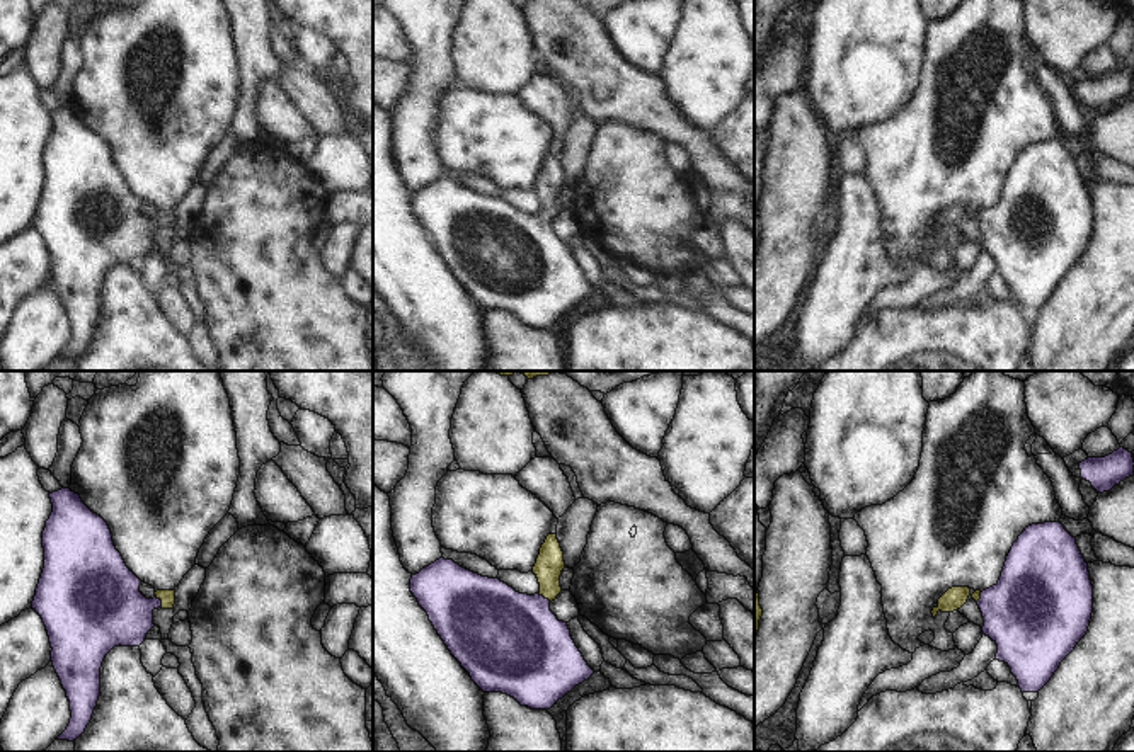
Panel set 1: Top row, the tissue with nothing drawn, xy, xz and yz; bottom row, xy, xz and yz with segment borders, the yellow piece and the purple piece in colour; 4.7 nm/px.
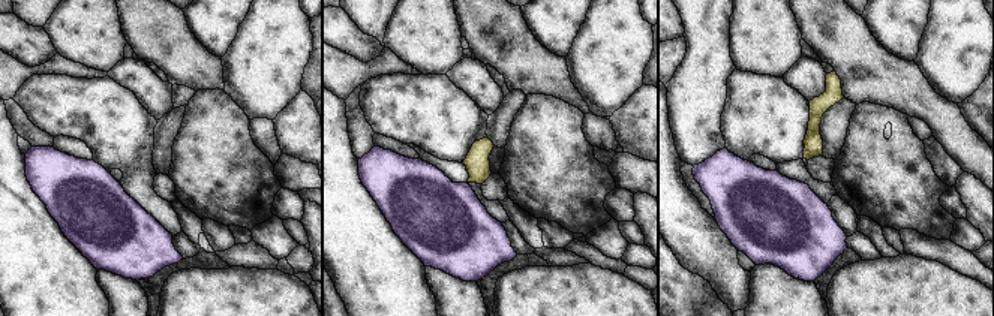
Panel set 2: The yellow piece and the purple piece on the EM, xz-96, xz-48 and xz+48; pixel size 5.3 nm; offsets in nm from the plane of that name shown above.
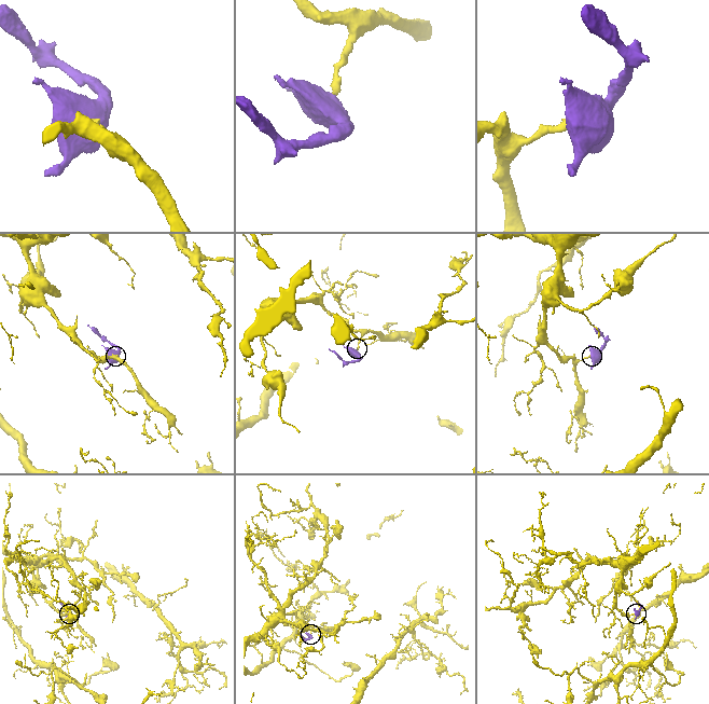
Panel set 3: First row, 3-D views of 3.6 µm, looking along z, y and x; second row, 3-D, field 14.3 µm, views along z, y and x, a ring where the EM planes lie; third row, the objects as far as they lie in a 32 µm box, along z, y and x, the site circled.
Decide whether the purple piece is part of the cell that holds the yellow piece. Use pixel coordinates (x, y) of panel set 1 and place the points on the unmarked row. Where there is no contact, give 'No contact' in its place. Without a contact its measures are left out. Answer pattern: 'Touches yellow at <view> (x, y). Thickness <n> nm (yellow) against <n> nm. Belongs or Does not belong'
Touches yellow at xy (160, 218). Thickness 70 nm (yellow) against 340 nm. Belongs.

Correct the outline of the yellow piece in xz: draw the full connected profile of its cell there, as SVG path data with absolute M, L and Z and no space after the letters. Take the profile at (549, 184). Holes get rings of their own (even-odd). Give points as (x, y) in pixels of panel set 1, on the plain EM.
M548 153L533 185L540 211L519 213L499 197L473 192L453 179L439 177L410 197L410 211L427 231L451 274L484 311L502 311L531 328L550 328L594 289L576 265L567 242L550 230L562 211L565 187L557 153Z

